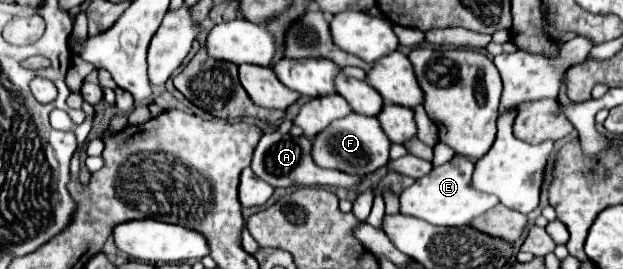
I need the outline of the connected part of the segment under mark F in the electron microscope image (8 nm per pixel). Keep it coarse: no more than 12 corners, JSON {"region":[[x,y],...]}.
{"region":[[358,113],[312,139],[318,167],[368,175],[390,139]]}

